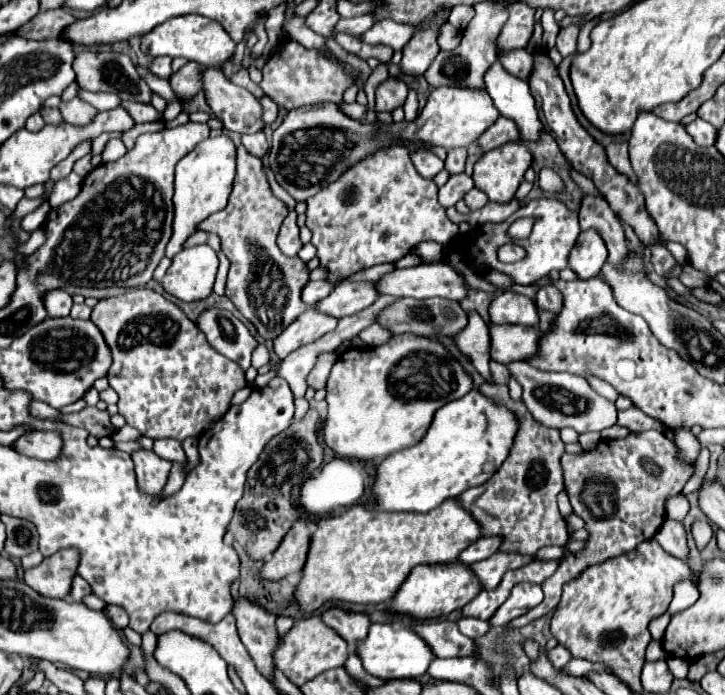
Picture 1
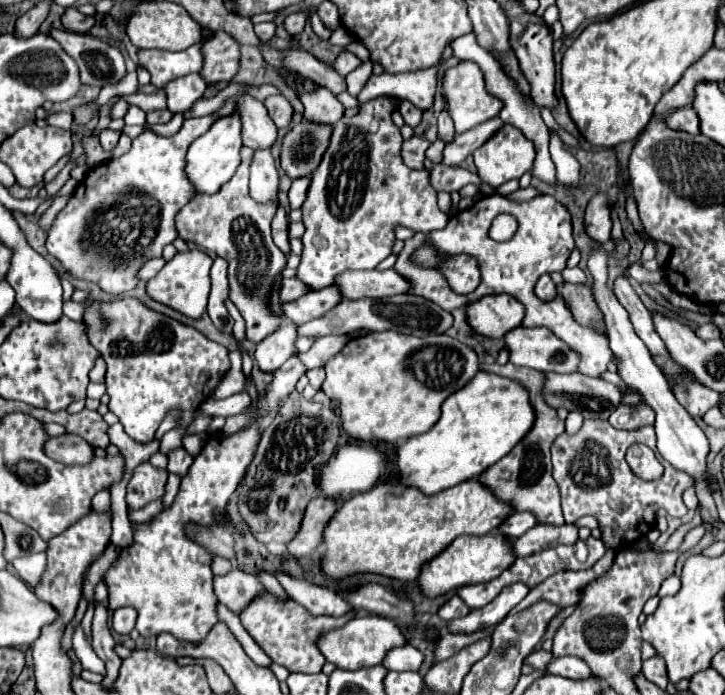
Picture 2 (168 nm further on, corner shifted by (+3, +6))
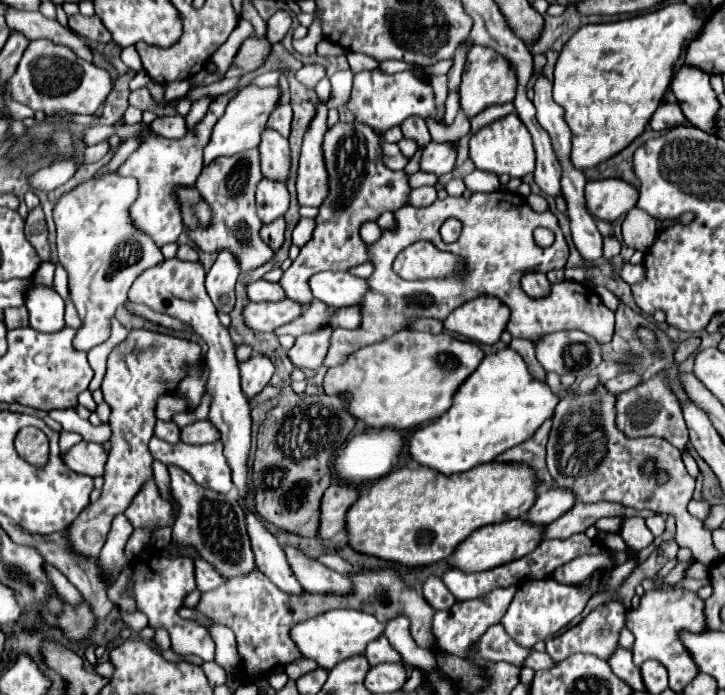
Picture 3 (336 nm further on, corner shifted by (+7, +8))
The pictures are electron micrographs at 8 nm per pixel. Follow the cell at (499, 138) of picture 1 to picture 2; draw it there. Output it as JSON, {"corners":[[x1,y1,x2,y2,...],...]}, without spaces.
{"corners":[[491,118,489,122,483,122,483,124,475,126,473,130,457,134,455,140,449,146,445,146,445,150,443,150,443,164,459,166,473,150,483,146,501,126,503,126,501,118]]}

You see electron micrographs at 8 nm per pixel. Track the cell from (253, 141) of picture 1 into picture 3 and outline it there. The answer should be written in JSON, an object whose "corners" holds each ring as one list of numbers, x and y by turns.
{"corners":[[261,180,257,186,257,214,263,224,271,224,275,218,283,216,289,208,289,192,283,184,273,184,271,180]]}

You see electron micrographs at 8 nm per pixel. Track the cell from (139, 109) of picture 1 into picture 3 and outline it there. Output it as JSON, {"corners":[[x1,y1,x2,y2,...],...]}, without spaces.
{"corners":[[167,116,167,118,157,118,151,124,151,130,157,132,163,138,183,138,187,134,187,126,185,126,185,118,183,116]]}

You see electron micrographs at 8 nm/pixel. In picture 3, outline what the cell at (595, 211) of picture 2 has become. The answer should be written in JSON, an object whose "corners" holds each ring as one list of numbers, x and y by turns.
{"corners":[[605,178,587,182,585,186,585,202,593,216,601,216,603,220,617,220,627,214,639,200,639,190,625,180]]}

